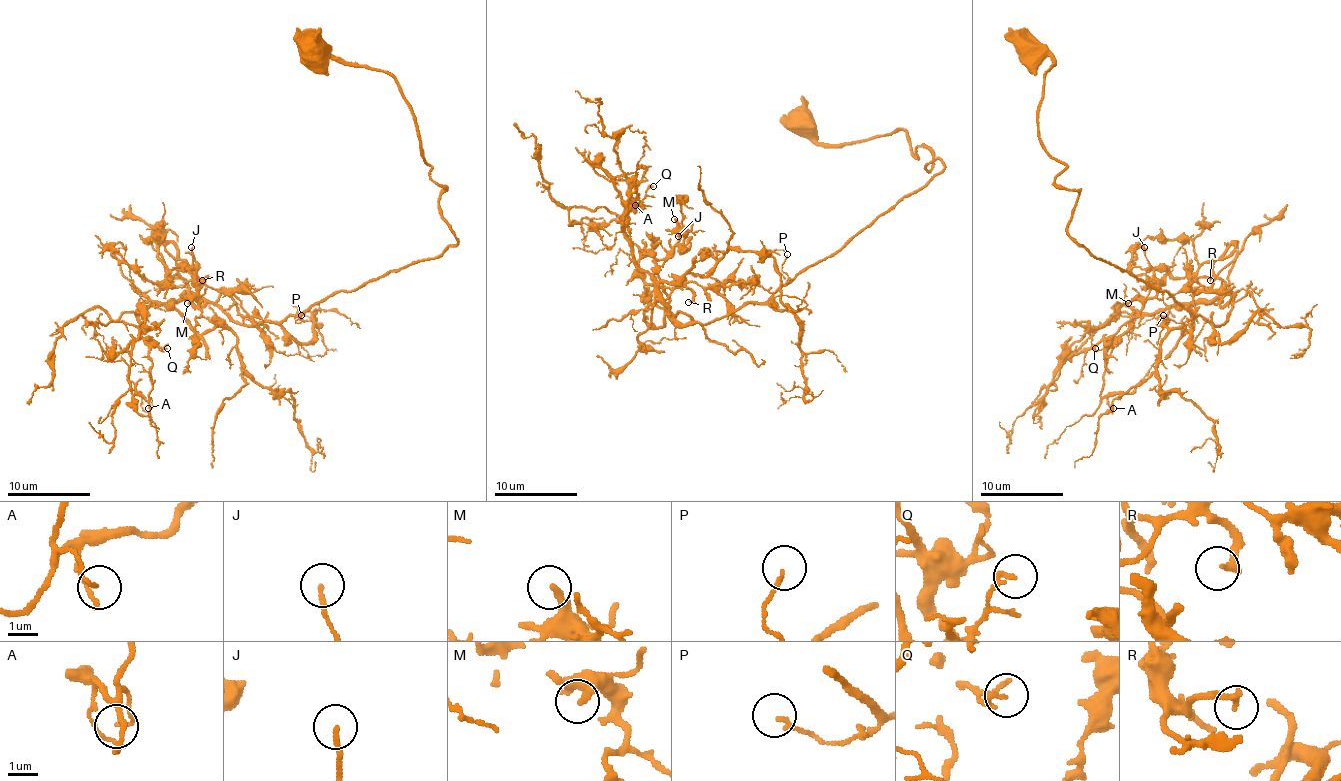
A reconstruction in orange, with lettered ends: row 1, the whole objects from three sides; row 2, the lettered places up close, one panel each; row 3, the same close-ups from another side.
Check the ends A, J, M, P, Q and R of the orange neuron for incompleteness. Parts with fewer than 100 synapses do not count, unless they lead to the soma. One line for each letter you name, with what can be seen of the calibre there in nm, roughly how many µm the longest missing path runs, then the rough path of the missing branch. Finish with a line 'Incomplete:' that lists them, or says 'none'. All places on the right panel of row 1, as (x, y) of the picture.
R: 240 nm | 20 µm | (1210, 280), (1212, 270), (1227, 259), (1249, 259), (1282, 265), (1287, 270), (1287, 299)
Incomplete: R

